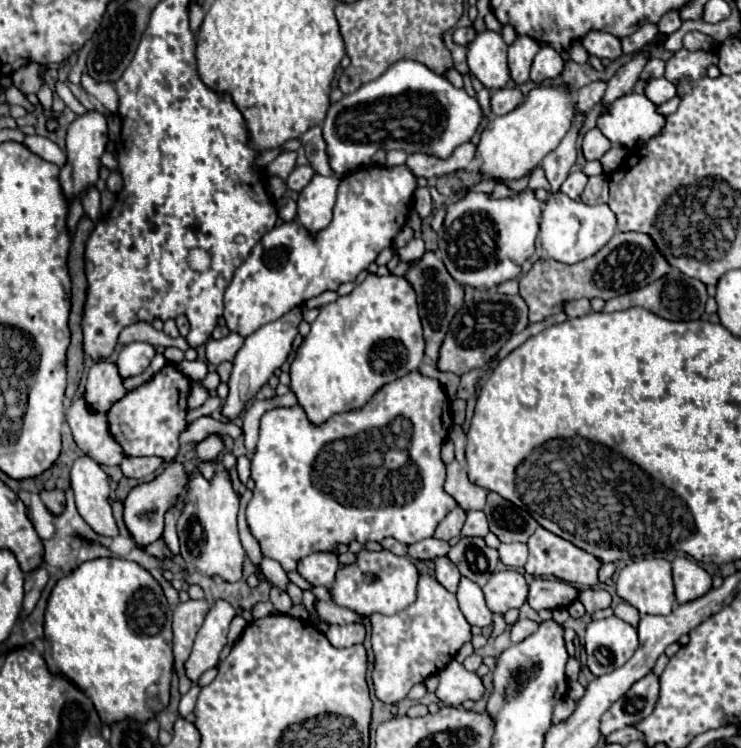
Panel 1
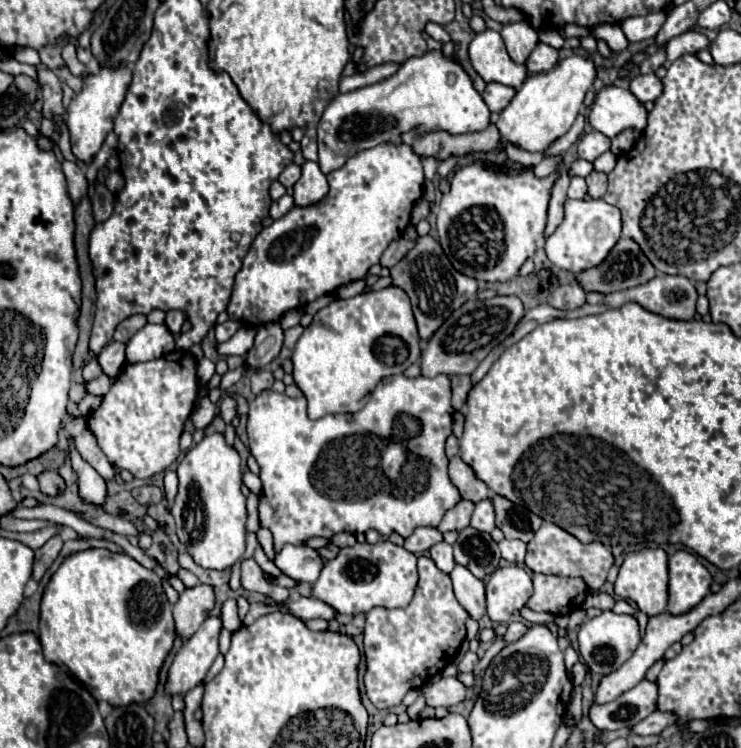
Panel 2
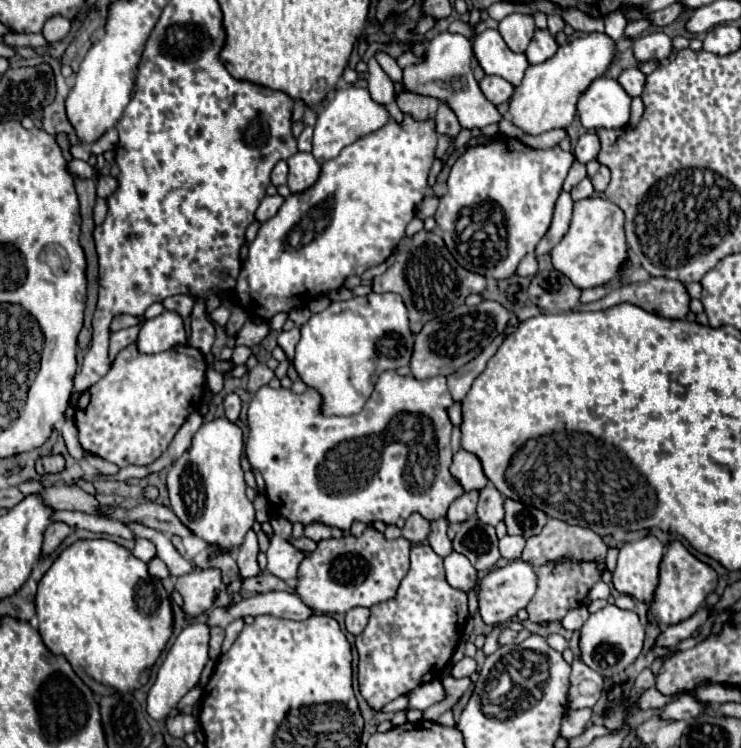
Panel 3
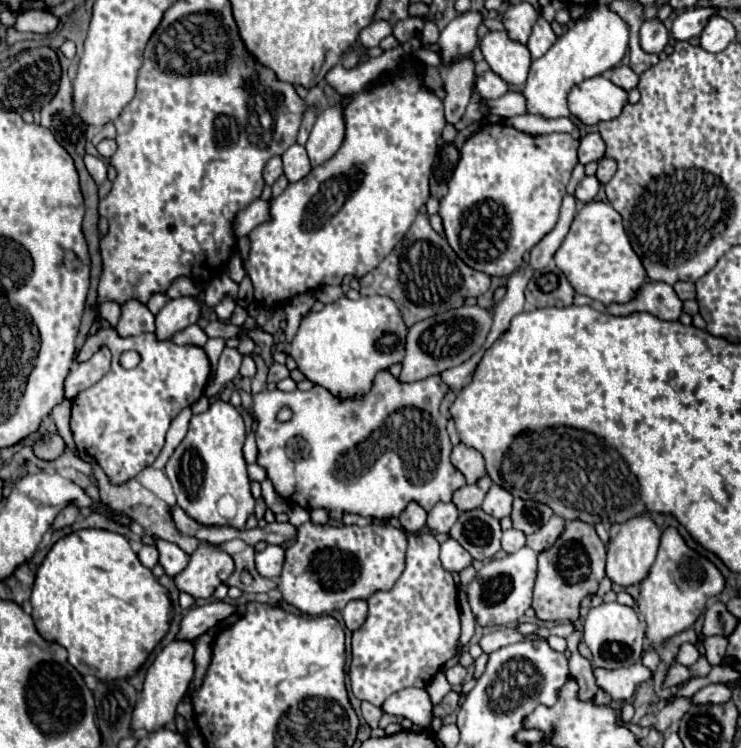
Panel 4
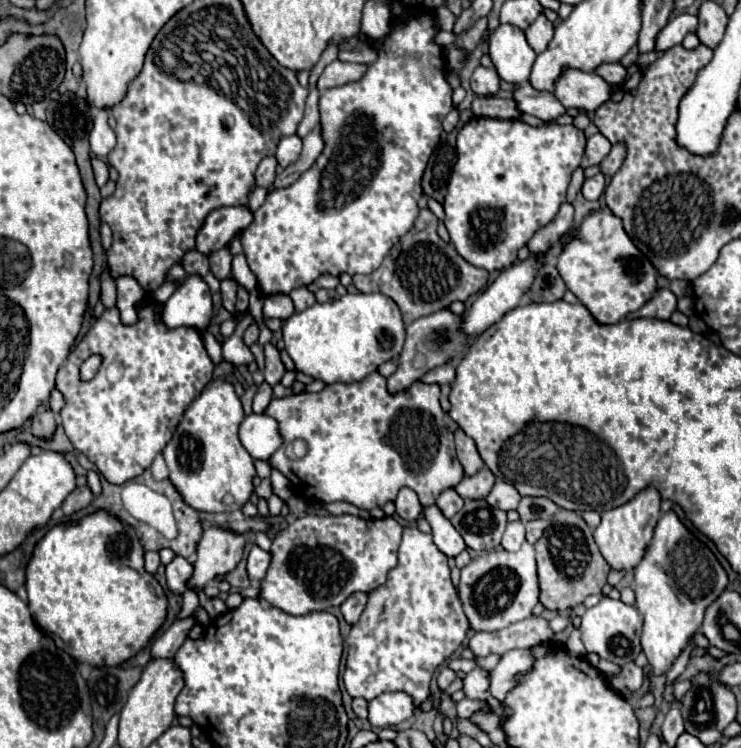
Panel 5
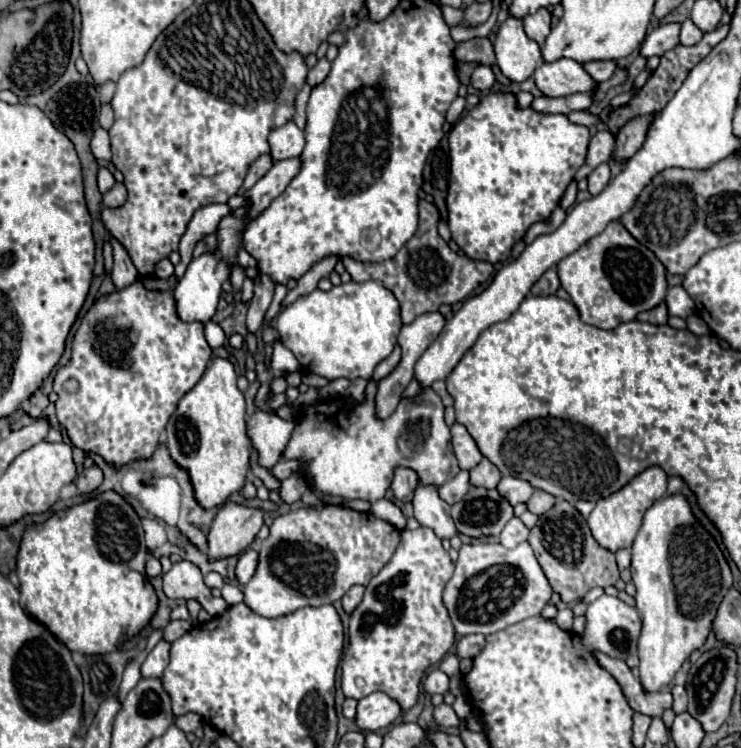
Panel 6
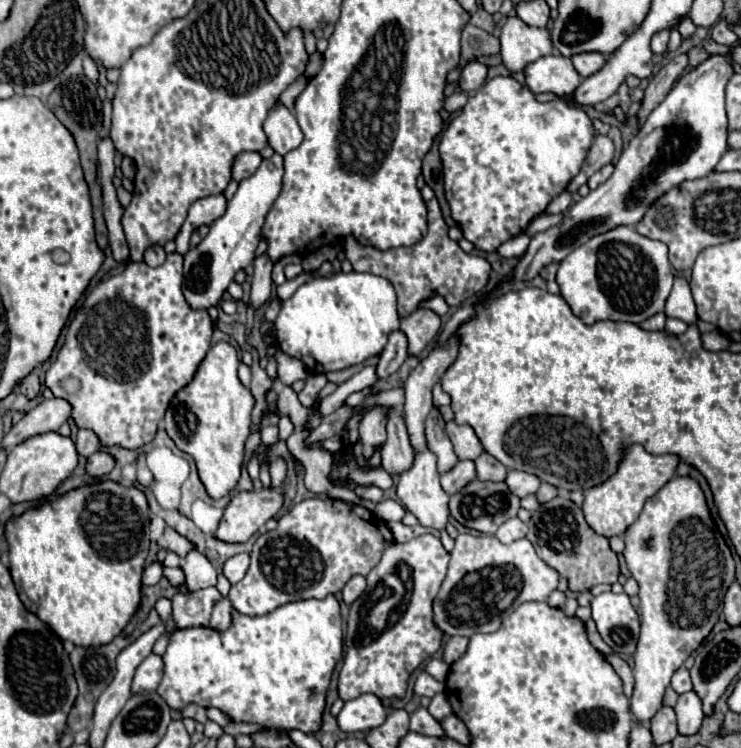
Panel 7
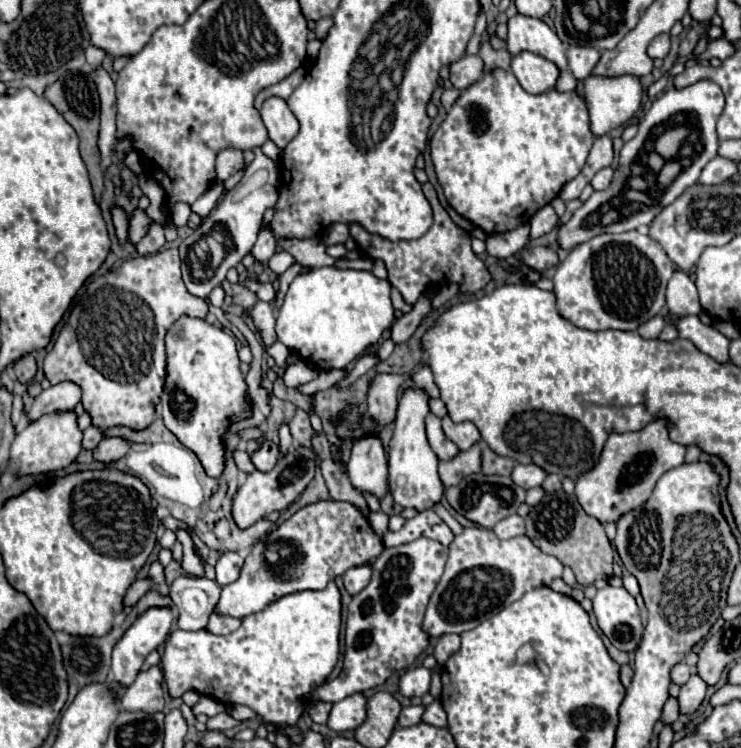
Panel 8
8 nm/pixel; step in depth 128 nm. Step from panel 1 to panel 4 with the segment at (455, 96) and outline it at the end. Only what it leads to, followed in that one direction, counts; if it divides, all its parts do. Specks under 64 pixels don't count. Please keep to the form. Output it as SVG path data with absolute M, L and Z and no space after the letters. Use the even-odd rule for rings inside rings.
M468 10L460 16L456 16L440 34L438 46L440 46L440 58L442 66L448 68L456 56L470 56L474 46L478 44L478 26L482 24L482 12ZM506 92L504 96L500 96L488 104L490 104L490 112L498 114L502 118L512 118L516 114L528 114L526 98L522 92ZM332 104L316 118L316 124L306 142L306 152L312 166L332 158L332 152L340 148L344 140L344 120L340 120L340 108L344 104Z

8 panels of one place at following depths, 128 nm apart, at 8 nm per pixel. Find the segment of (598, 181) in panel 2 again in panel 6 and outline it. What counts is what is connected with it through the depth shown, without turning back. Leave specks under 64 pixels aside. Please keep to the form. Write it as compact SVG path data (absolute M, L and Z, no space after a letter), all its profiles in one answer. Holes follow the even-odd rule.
M654 114L634 116L620 128L620 132L616 136L616 150L614 150L614 156L618 162L624 164L624 160L628 160L628 156L632 156L632 152L636 152L636 148L640 148L640 144L644 142L644 132L648 130L648 122L652 118L654 118Z

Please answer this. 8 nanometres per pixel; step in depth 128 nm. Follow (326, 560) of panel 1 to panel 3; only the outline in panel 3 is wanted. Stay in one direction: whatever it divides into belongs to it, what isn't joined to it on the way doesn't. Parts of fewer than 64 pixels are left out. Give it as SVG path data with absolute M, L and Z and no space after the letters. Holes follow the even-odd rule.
M272 516L270 524L274 528L274 536L266 550L266 556L268 556L266 570L284 582L292 582L296 578L296 564L300 564L304 554L296 550L292 544L288 544L286 540L288 534L292 532L290 520L282 516Z

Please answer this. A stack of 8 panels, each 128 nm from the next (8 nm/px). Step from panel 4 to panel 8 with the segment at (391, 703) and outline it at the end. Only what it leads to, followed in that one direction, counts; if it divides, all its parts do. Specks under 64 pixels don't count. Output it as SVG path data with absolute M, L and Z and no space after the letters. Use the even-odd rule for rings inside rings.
M350 694L344 700L334 702L326 726L334 732L350 732L356 728L356 724L364 720L364 700L362 694Z

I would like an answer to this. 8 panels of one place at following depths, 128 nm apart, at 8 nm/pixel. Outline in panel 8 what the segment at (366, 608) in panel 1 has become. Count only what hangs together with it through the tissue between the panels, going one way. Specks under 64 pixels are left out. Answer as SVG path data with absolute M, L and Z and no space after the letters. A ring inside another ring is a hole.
M316 502L298 510L274 532L268 534L268 542L258 544L246 556L240 570L240 578L228 586L222 586L216 614L244 618L258 610L264 610L272 600L300 592L326 588L328 580L342 576L348 568L374 562L384 552L384 544L372 532L366 516L348 502Z

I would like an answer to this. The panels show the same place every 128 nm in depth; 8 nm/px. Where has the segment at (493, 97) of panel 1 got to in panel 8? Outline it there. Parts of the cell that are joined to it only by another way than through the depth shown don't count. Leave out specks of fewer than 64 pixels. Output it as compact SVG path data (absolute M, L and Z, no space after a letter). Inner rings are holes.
M466 54L460 60L450 64L450 82L454 88L464 90L468 84L474 84L482 76L482 58L476 54Z

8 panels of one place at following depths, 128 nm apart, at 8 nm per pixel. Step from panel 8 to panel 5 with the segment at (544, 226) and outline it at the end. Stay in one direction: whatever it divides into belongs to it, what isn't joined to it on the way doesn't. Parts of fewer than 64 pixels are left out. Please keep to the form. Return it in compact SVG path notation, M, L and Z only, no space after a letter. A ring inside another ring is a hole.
M576 168L576 172L572 174L572 180L570 180L570 186L568 186L568 202L570 202L570 204L574 202L576 194L580 192L582 182L584 182L584 172L582 172L582 168Z

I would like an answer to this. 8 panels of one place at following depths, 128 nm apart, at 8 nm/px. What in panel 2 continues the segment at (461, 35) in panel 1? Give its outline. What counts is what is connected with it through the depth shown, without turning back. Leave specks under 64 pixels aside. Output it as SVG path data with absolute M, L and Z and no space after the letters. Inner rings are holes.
M428 22L424 30L426 30L426 34L428 34L428 36L432 36L434 40L442 44L445 44L450 40L450 36L448 36L445 29L439 24L434 24L434 22Z

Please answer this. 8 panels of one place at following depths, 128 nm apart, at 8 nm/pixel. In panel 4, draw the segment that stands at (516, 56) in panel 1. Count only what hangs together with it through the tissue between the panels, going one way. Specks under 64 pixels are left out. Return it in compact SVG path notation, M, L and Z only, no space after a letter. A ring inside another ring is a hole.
M522 2L510 6L502 22L506 26L506 32L512 36L512 40L520 40L522 44L526 44L532 32L532 24L538 20L538 16L540 12L530 2Z

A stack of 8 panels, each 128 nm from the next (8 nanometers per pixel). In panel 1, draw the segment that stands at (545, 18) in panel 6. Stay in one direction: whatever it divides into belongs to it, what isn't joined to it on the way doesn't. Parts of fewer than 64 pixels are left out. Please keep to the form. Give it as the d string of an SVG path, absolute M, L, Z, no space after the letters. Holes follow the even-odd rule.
M544 46L534 56L534 62L532 62L532 68L530 68L530 78L534 82L544 82L544 80L558 78L562 74L562 70L564 70L562 56L554 48Z

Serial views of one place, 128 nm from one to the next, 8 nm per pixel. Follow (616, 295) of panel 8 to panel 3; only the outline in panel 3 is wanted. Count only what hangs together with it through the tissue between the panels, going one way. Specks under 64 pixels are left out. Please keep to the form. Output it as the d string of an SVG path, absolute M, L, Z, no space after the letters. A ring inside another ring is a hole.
M592 196L574 204L574 216L568 234L552 250L552 264L558 272L566 274L580 290L606 286L618 280L620 266L628 260L628 244L624 238L624 214L622 210L600 196Z

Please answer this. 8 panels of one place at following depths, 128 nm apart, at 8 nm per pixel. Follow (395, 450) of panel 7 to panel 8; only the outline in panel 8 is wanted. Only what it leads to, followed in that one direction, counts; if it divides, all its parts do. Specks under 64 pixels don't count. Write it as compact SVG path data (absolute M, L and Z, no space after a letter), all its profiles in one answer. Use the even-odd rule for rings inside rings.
M376 374L368 388L368 414L376 416L380 424L388 424L396 416L398 388L404 384L404 374Z

